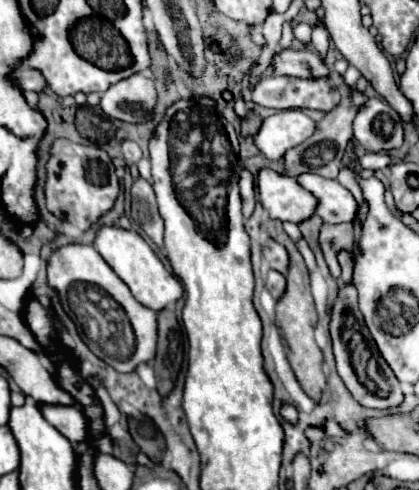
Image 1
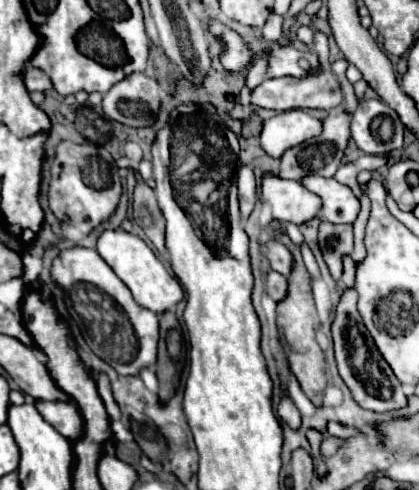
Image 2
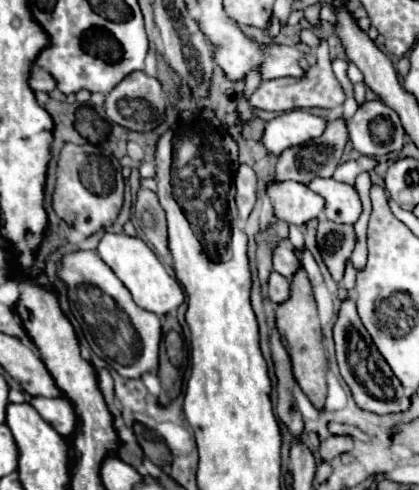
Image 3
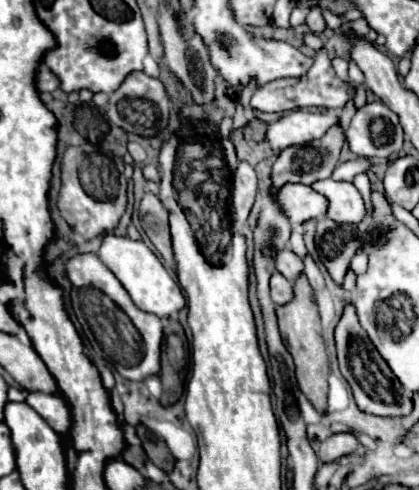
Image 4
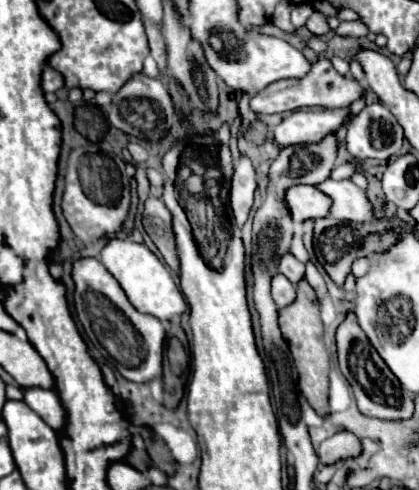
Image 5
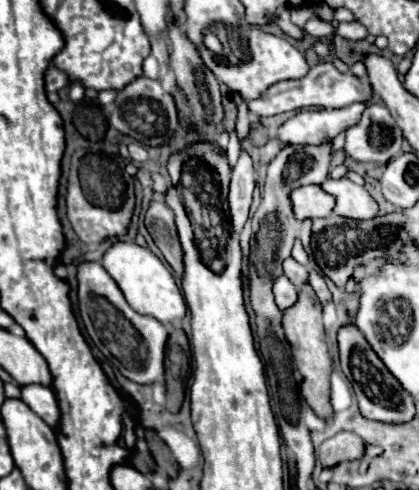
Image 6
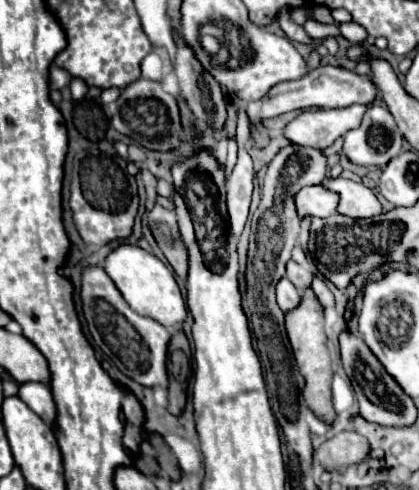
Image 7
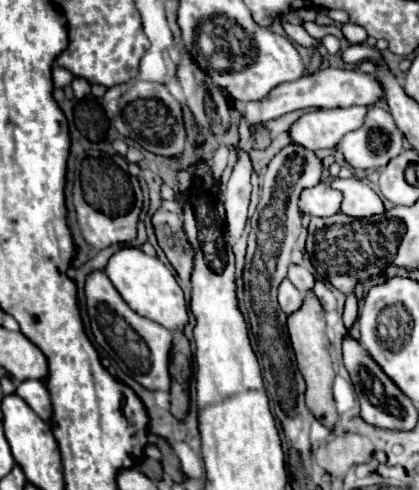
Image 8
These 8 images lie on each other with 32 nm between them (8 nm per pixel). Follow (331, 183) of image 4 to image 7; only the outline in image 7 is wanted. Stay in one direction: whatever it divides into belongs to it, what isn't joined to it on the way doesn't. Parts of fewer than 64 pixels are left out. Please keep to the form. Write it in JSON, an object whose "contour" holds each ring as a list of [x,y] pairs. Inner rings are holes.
{"contour":[[[326,178],[322,186],[340,196],[336,212],[350,218],[372,218],[380,214],[380,202],[376,196],[358,182],[344,180],[344,178]]]}

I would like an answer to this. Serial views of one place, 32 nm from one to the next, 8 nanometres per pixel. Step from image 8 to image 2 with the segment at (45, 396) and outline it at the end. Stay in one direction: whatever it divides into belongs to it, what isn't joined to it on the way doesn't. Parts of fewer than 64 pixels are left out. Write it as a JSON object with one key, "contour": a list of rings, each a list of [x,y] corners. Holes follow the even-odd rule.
{"contour":[[[36,402],[38,412],[44,416],[46,422],[50,422],[62,436],[66,436],[70,442],[76,442],[84,434],[84,420],[80,410],[74,402]]]}

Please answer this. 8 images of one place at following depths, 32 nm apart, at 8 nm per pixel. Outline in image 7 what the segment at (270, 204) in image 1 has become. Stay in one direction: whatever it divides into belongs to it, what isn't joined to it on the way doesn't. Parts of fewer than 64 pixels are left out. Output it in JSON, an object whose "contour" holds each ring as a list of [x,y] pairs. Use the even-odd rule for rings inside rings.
{"contour":[[[306,186],[294,196],[296,202],[296,212],[300,218],[306,216],[318,216],[318,218],[328,218],[336,212],[336,194],[328,192],[324,186]]]}

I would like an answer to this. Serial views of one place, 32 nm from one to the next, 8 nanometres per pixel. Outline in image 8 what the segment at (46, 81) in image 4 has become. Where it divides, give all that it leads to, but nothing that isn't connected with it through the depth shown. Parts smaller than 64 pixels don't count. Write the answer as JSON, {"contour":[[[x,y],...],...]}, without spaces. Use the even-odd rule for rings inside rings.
{"contour":[[[58,64],[52,66],[52,82],[54,82],[54,88],[64,88],[72,82],[72,74],[66,70],[66,68],[60,68]]]}

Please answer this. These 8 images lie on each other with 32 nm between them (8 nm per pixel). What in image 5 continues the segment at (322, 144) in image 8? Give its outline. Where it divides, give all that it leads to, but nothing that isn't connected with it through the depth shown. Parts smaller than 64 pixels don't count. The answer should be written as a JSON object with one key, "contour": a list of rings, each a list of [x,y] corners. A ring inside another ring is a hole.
{"contour":[[[364,96],[352,102],[344,110],[296,110],[288,118],[284,118],[278,126],[272,128],[270,140],[278,148],[286,148],[292,144],[312,144],[322,140],[328,132],[338,132],[346,114],[356,114],[366,106]]]}

